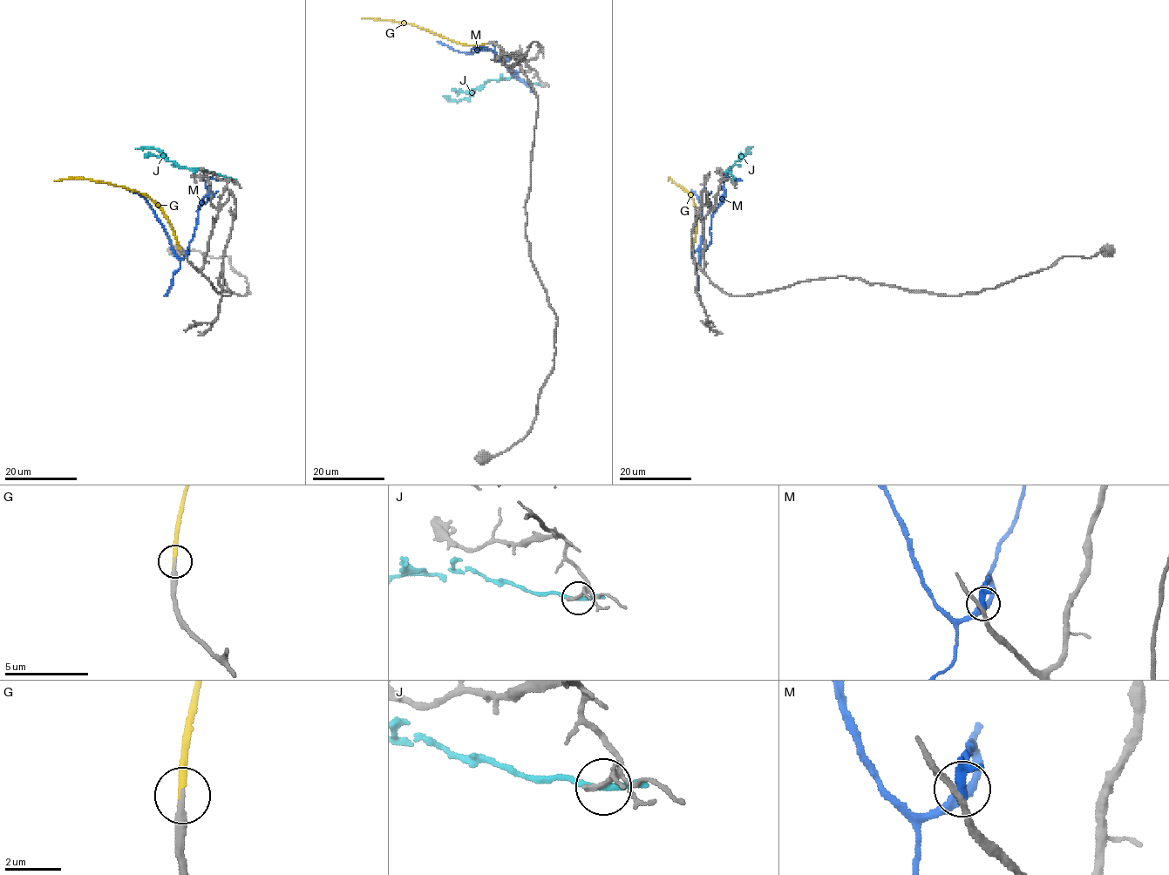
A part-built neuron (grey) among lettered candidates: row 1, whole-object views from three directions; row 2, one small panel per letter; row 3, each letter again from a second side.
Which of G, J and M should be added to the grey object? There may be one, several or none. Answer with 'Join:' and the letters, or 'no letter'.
Join: G

